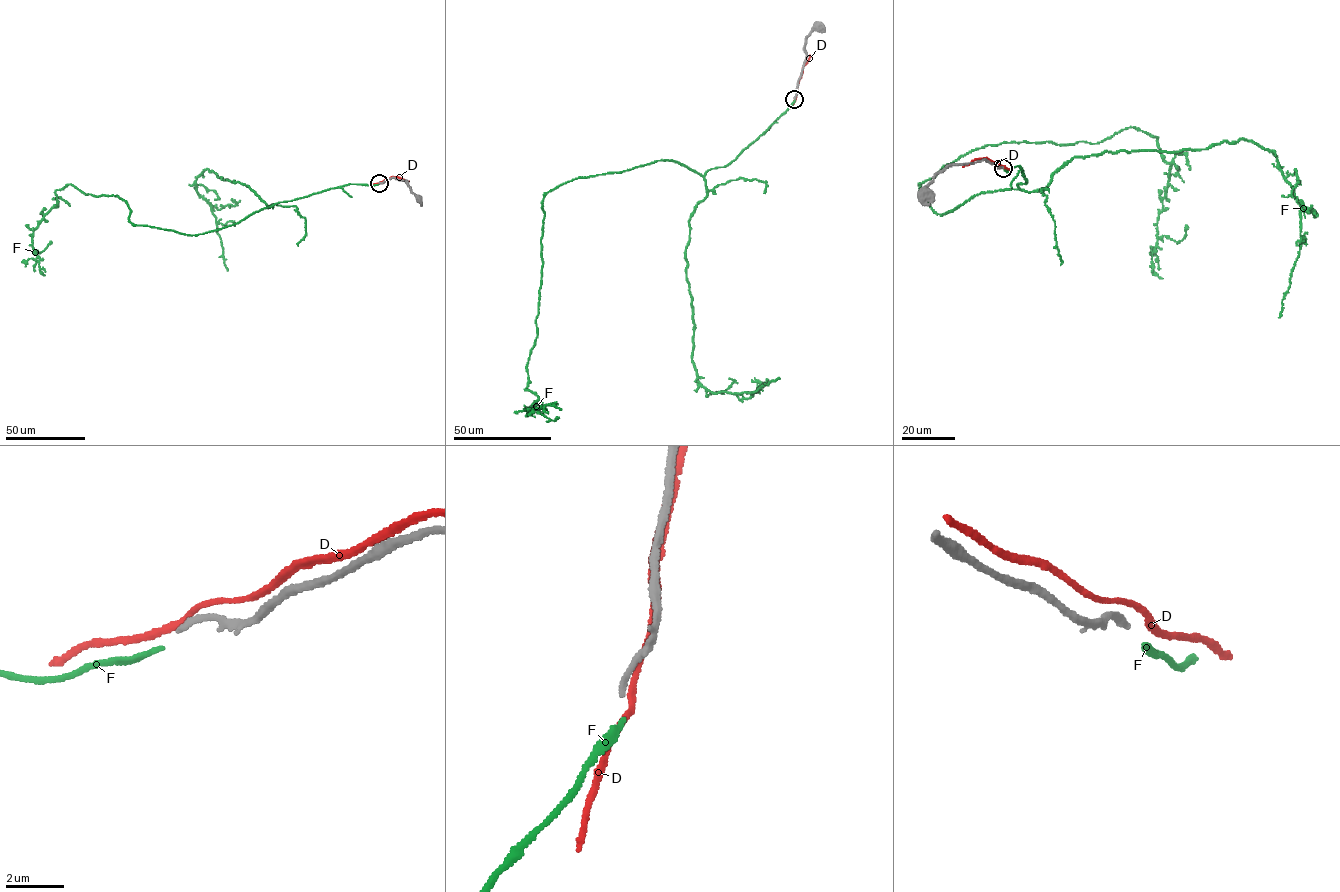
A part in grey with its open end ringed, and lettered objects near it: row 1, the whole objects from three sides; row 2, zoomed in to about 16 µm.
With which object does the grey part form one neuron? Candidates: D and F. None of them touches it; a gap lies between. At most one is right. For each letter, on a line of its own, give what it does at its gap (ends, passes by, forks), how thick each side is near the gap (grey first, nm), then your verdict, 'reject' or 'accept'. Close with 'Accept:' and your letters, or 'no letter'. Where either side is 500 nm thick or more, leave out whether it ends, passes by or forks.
D: it passes by; calibres 200 and 220 nm; reject
F: it ends; calibres 200 and 190 nm; reject
Accept: no letter

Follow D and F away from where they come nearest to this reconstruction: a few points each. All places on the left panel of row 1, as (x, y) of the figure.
D: (379, 183), (393, 176), (409, 181)
F: (378, 184), (280, 202), (187, 235), (133, 224), (118, 196), (69, 184), (33, 230), (34, 252), (51, 241)

